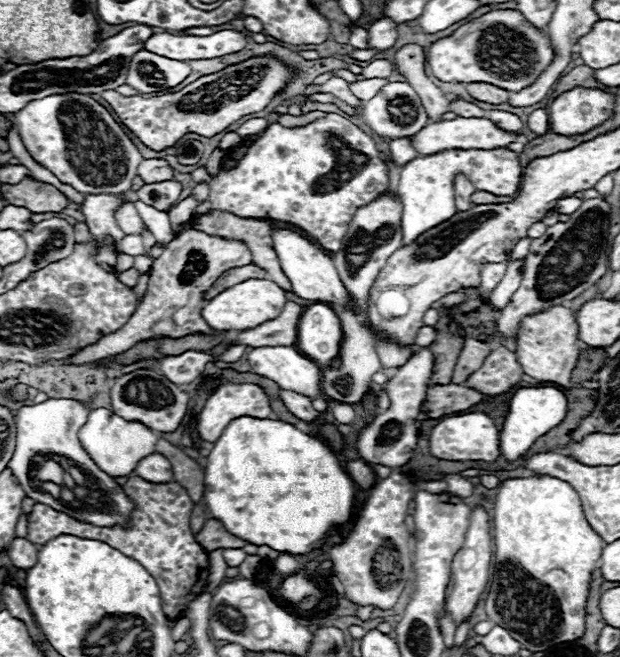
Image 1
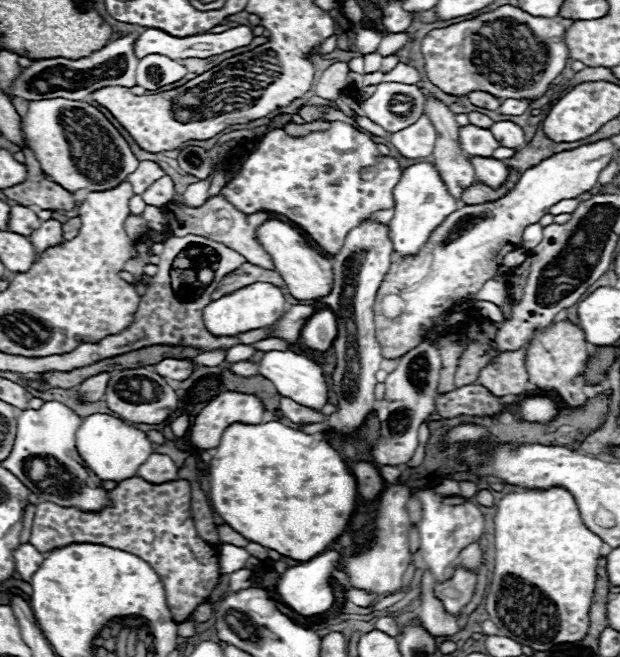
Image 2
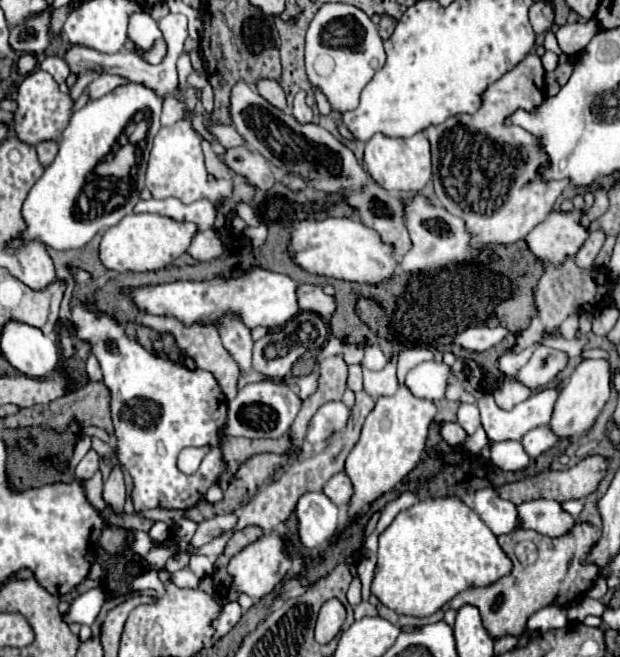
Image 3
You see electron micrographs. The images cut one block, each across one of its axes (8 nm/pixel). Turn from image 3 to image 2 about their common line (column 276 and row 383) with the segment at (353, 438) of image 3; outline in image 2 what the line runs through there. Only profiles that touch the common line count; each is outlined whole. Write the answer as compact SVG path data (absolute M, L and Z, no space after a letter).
M520 348L518 352L500 352L490 360L486 368L482 368L476 384L488 388L496 396L524 394L528 382L524 354L524 348Z

